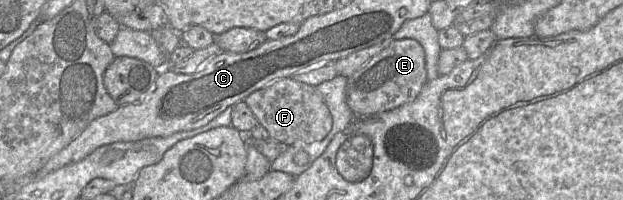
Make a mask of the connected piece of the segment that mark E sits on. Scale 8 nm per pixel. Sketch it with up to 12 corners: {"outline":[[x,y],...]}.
{"outline":[[393,40],[347,79],[354,118],[414,100],[424,49]]}

